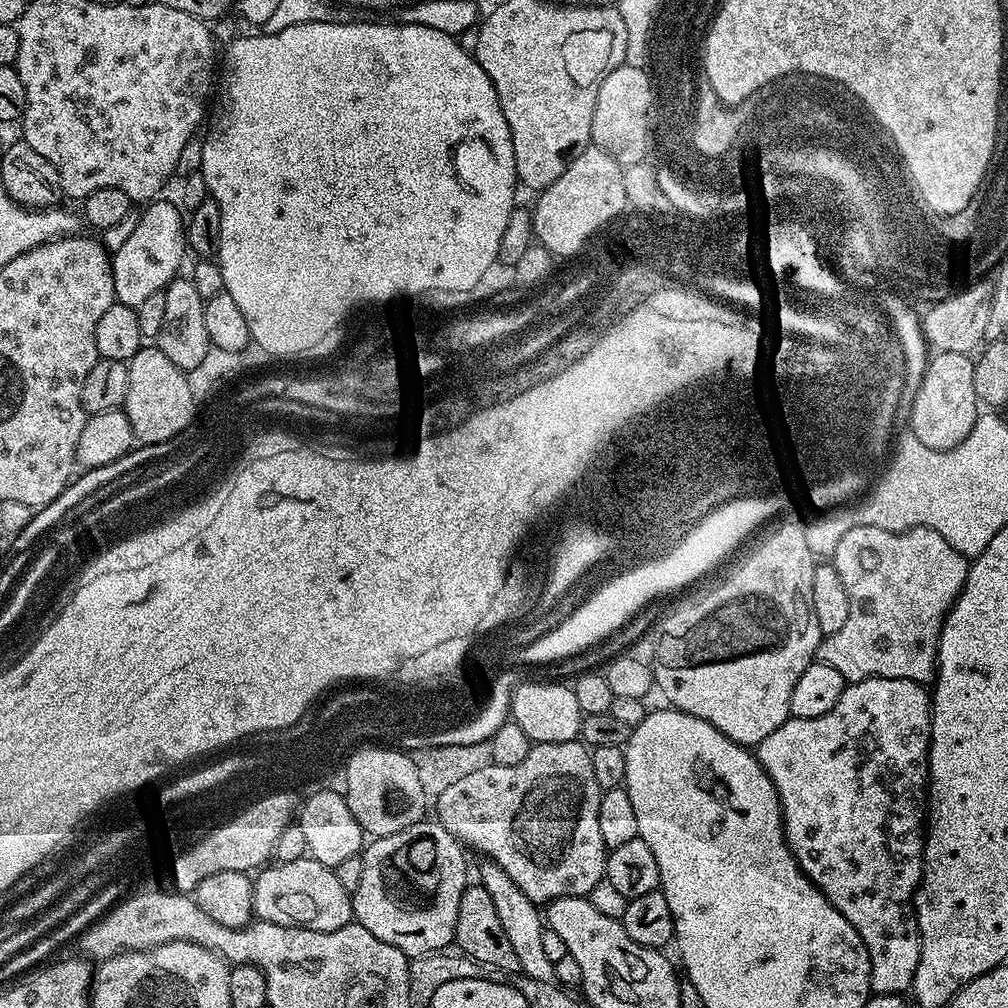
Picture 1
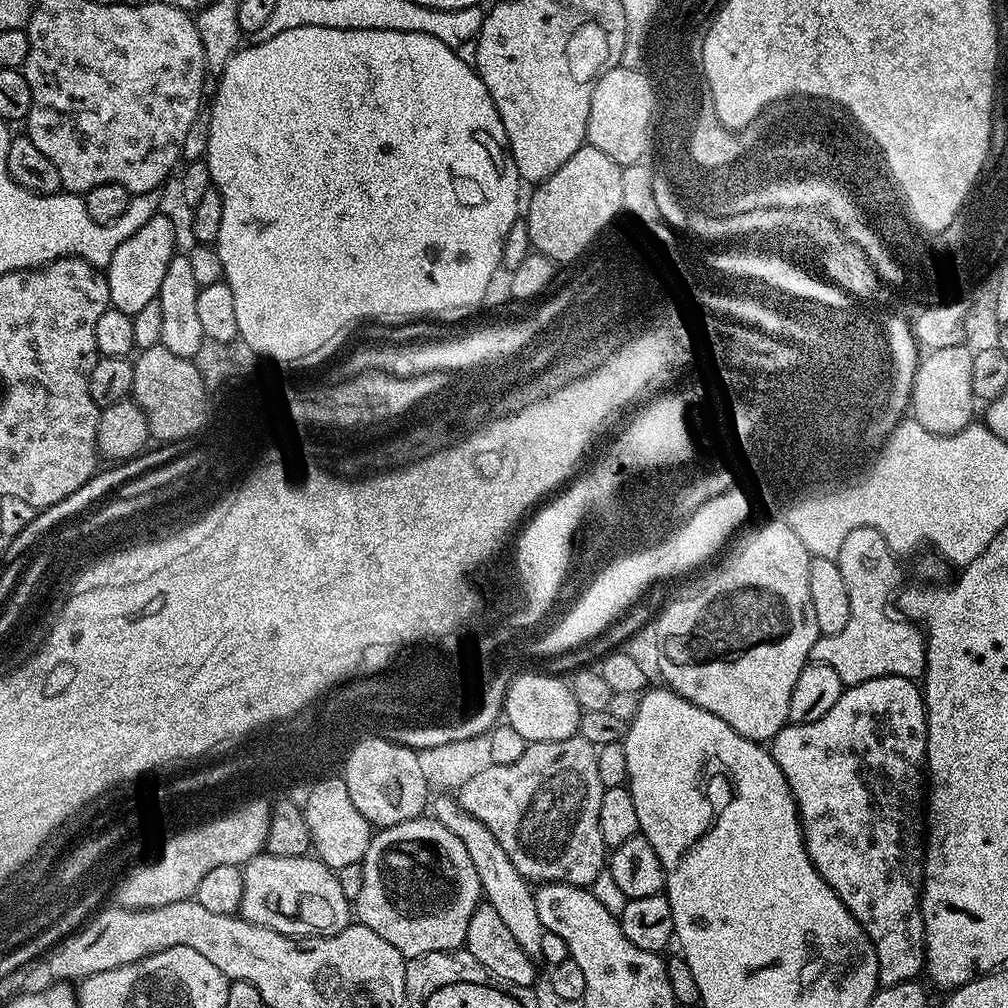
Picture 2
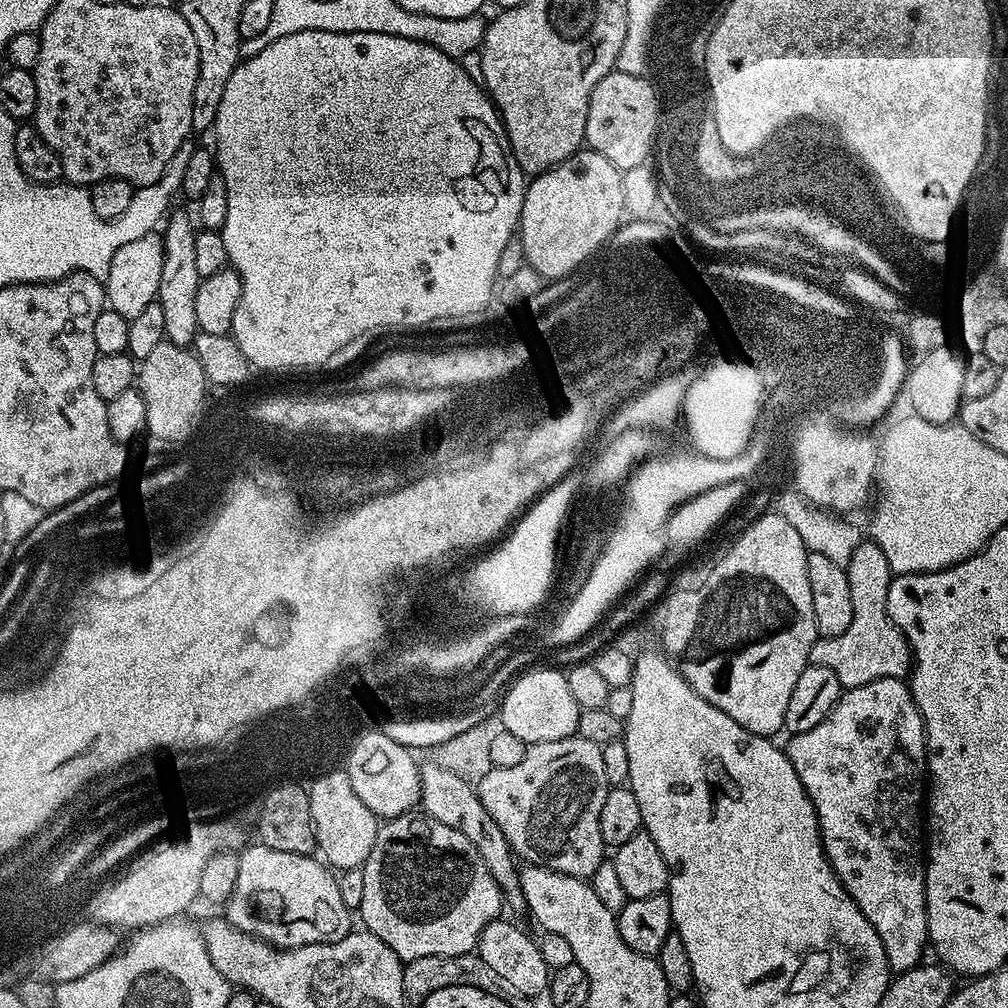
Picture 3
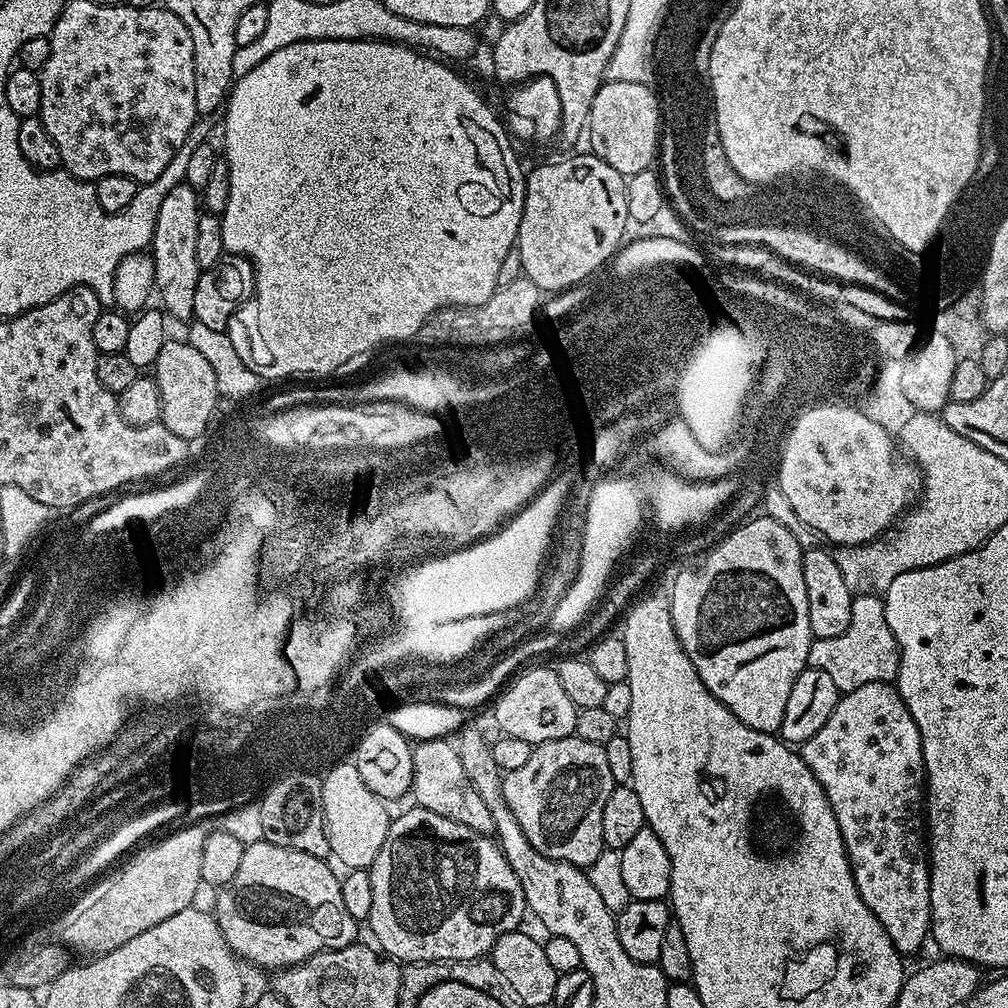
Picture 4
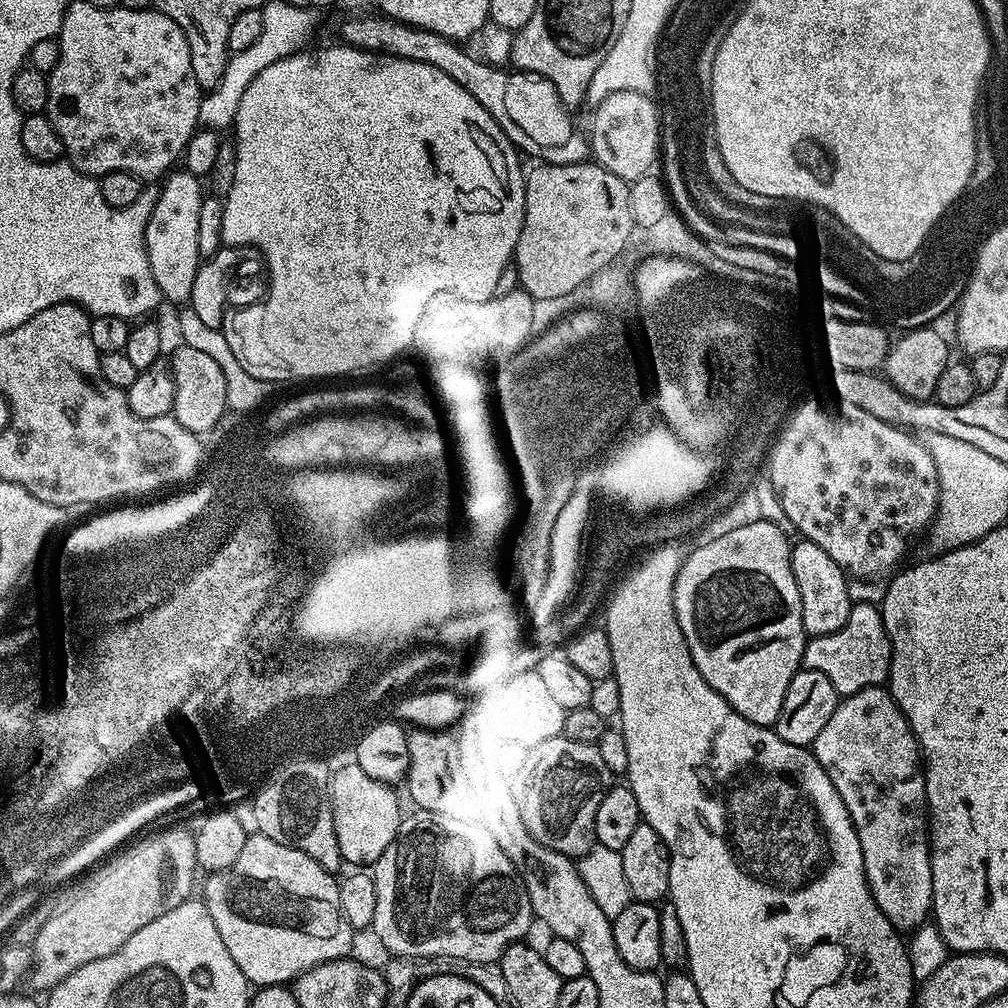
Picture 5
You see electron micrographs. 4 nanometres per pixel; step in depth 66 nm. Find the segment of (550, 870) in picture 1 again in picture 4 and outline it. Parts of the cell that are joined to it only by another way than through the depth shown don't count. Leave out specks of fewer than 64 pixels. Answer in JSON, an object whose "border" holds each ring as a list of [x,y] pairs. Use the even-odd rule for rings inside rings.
{"border":[[[573,734],[535,745],[524,766],[503,773],[500,795],[521,827],[526,842],[530,842],[538,854],[587,870],[596,861],[598,854],[606,851],[602,838],[602,806],[606,806],[606,798],[610,798],[613,787],[614,781],[610,766],[606,763],[603,744],[586,742]]]}

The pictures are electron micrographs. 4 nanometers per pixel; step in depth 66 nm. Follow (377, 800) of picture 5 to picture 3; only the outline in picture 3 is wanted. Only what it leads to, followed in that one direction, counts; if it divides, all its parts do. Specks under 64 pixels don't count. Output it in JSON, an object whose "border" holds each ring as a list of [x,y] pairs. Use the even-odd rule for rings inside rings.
{"border":[[[333,770],[325,777],[313,779],[308,788],[308,797],[319,855],[336,870],[361,867],[376,841],[378,818],[354,792],[347,771]]]}

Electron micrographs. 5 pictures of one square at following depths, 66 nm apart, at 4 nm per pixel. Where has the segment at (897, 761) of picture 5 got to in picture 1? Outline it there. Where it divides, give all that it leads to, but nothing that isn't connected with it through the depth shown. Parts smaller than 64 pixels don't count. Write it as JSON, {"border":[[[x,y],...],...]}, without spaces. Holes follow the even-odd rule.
{"border":[[[866,678],[865,680],[857,680],[849,683],[844,689],[842,698],[838,698],[838,702],[834,702],[834,706],[826,714],[822,714],[818,718],[798,718],[792,716],[782,726],[778,726],[778,730],[774,730],[774,734],[766,734],[766,738],[762,738],[762,742],[755,745],[754,755],[756,761],[762,766],[762,770],[766,770],[766,774],[770,778],[770,782],[774,782],[774,790],[780,799],[780,813],[784,815],[784,839],[788,848],[792,851],[792,857],[800,864],[800,869],[808,875],[808,881],[816,887],[828,901],[835,906],[838,914],[842,914],[842,918],[846,918],[846,922],[850,922],[850,926],[854,926],[854,930],[858,930],[858,938],[862,938],[862,942],[866,946],[866,950],[870,954],[870,986],[872,992],[882,996],[898,996],[907,993],[912,987],[912,979],[914,978],[914,970],[918,970],[918,958],[920,957],[920,931],[918,930],[918,922],[916,921],[916,905],[914,897],[916,889],[920,886],[920,877],[924,874],[924,837],[926,835],[926,793],[928,790],[928,746],[932,743],[932,702],[930,692],[925,685],[915,684],[909,680],[902,678]]]}

